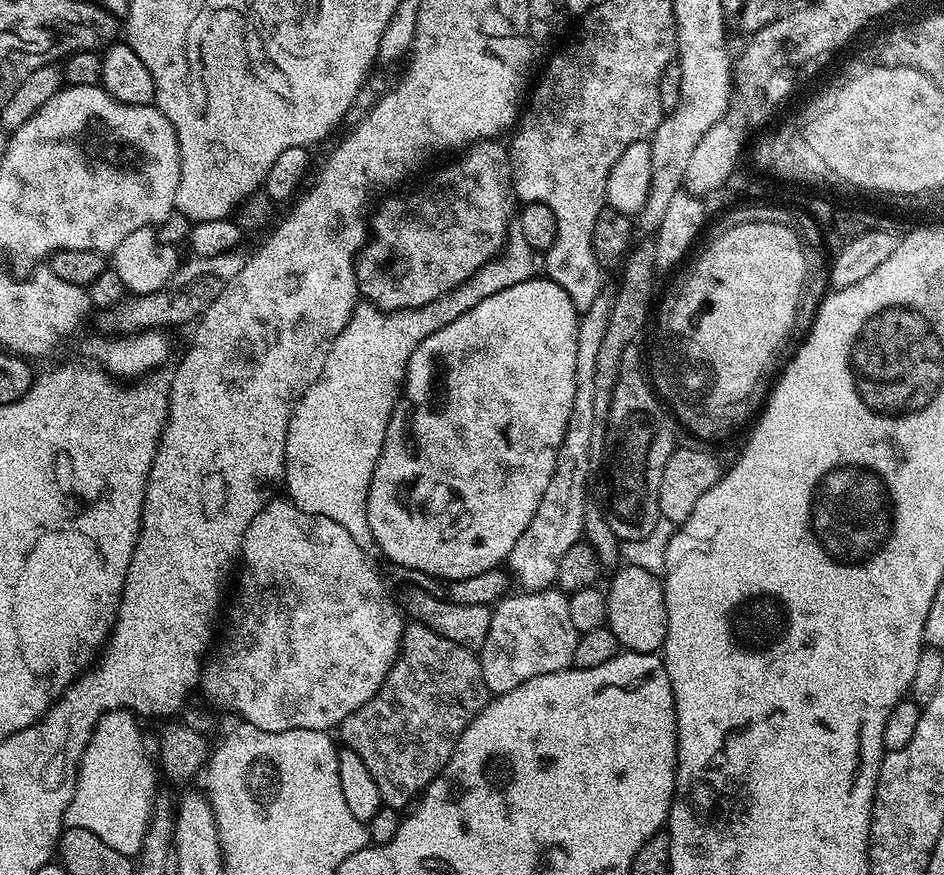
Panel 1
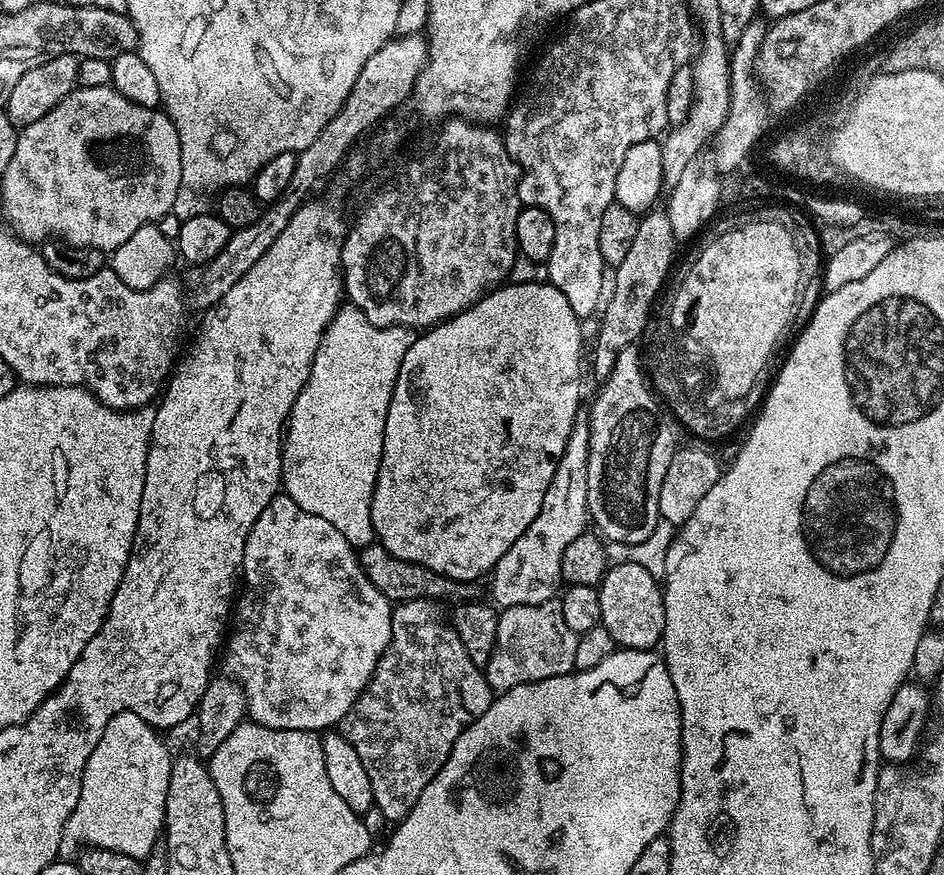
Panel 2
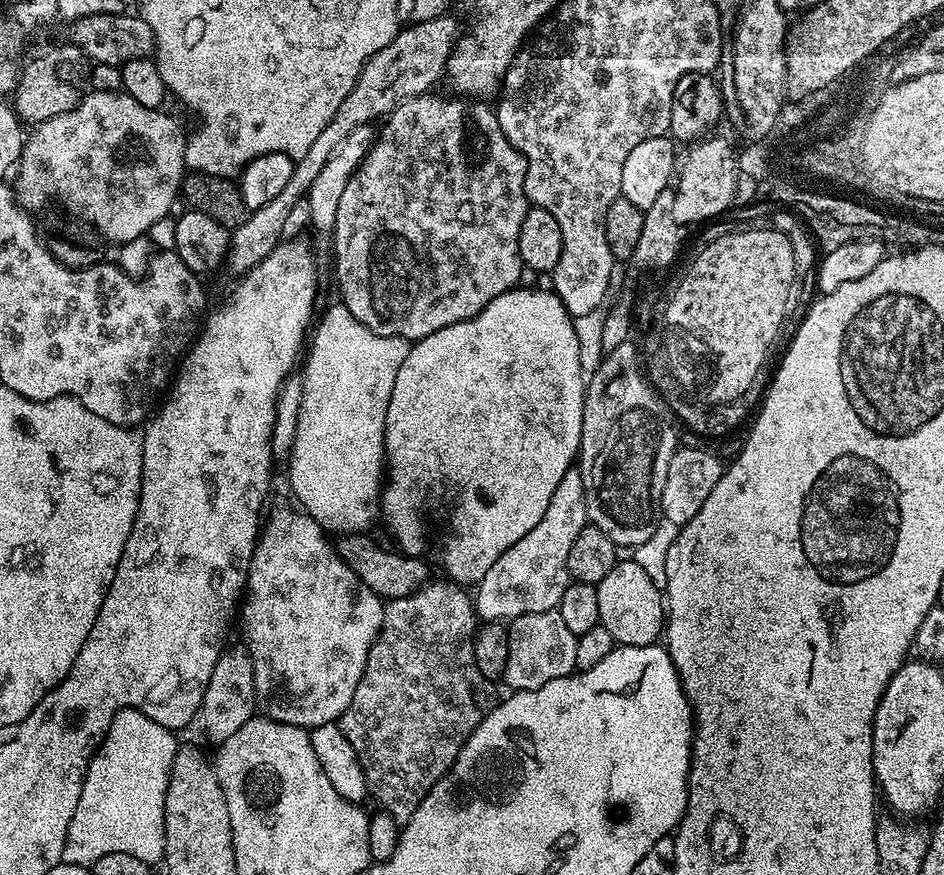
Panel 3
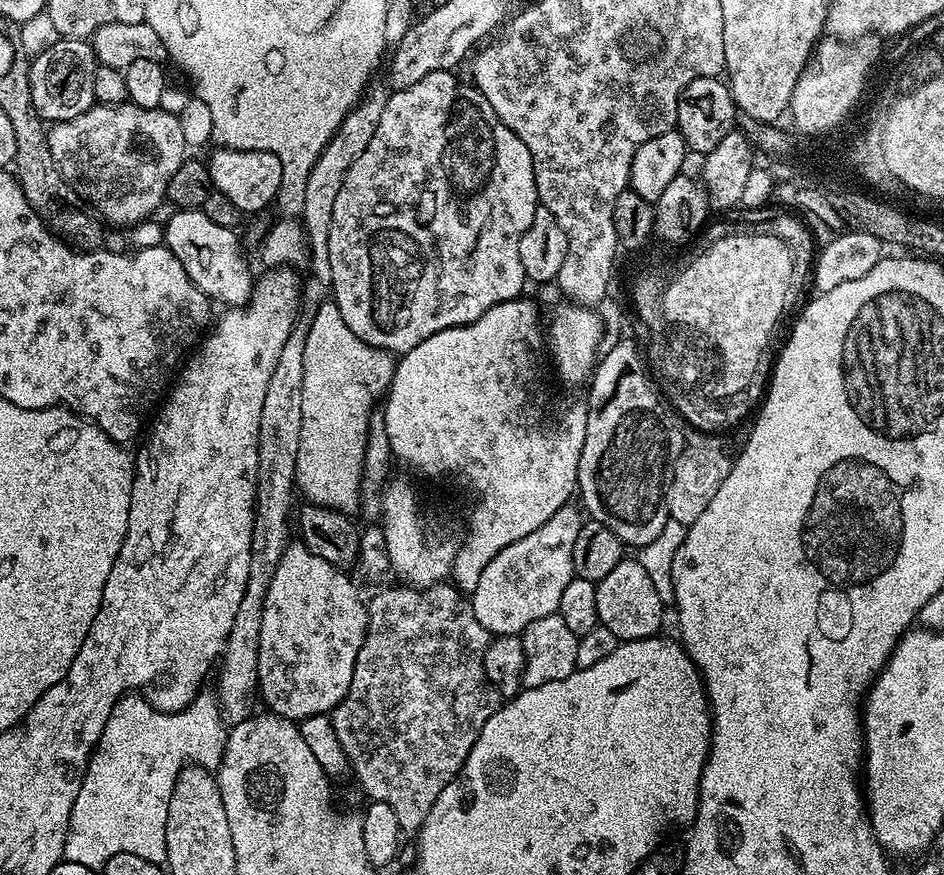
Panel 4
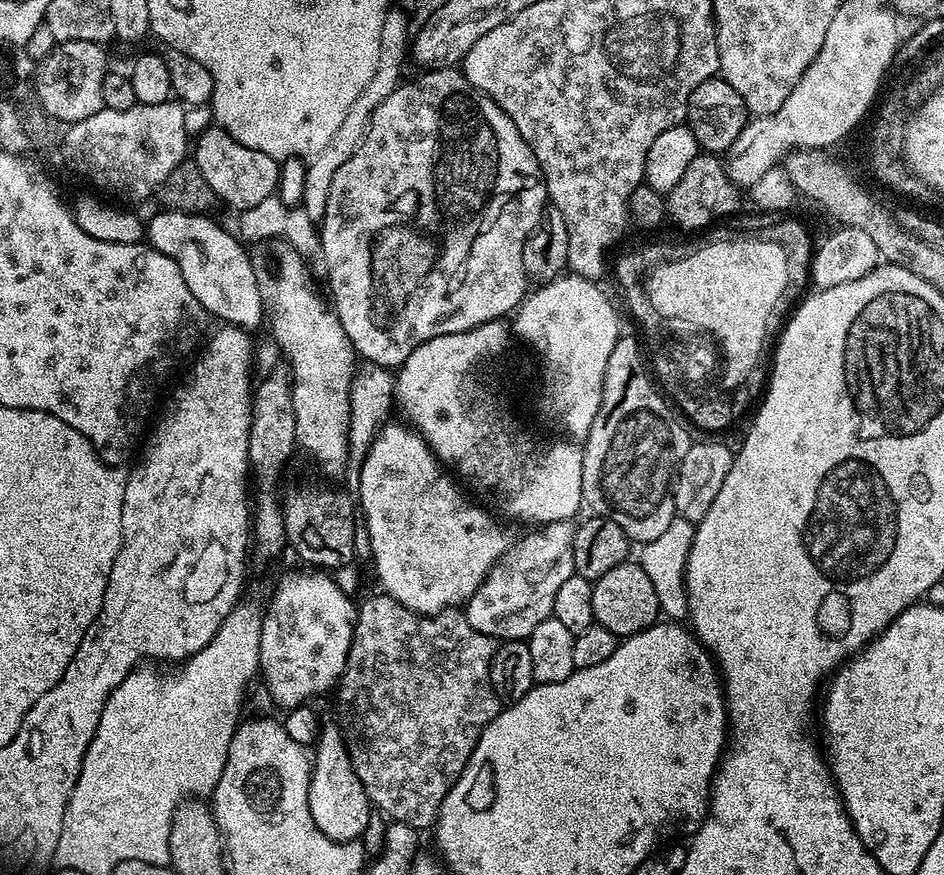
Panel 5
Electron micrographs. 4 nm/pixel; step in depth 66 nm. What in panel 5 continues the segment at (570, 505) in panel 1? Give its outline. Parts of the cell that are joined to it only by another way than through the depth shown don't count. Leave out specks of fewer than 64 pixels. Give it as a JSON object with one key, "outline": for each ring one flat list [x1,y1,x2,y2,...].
{"outline":[[559,520,537,527,530,536,513,543,488,571,487,578,468,599,466,615,470,626,498,642,527,641,543,620,549,619,554,597,566,578,574,575,574,534,572,520]]}

